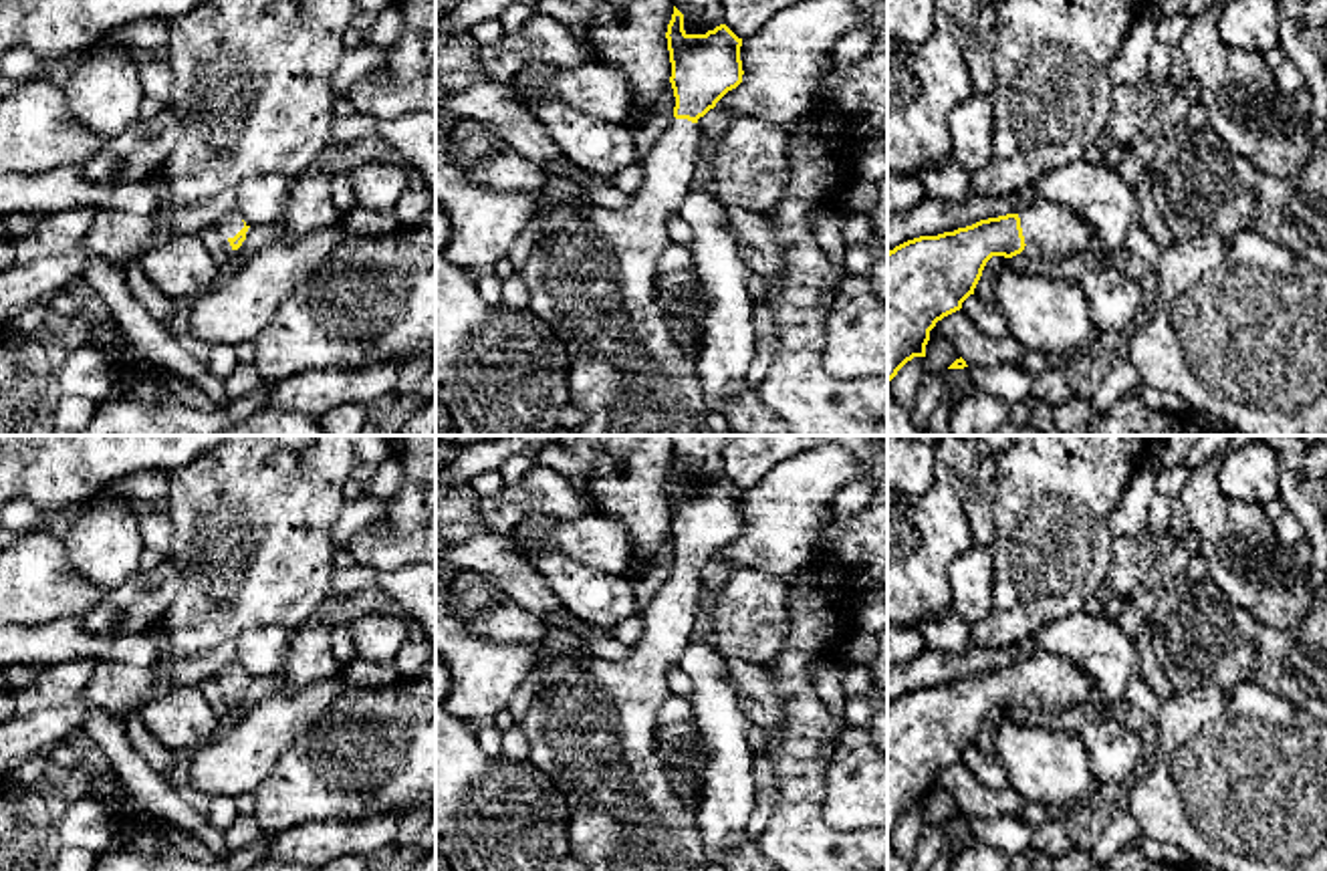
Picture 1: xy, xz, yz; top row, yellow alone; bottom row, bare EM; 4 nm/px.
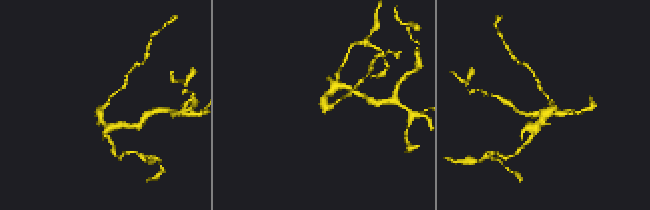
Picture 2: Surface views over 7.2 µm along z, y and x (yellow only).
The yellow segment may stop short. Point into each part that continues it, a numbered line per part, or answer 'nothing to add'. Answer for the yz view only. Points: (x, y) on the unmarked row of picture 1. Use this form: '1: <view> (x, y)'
1: yz (1051, 682)

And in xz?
1: xz (589, 728)

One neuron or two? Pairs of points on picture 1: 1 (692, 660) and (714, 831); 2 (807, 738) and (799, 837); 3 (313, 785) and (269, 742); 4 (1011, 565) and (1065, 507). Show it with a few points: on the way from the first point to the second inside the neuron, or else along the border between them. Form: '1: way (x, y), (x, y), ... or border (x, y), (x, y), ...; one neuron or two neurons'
1: way (716, 702), (725, 724), (725, 789); one neuron
2: way (801, 763), (799, 813); one neuron
3: border (315, 720), (253, 791); two neurons
4: way (1025, 551), (1051, 521); one neuron

